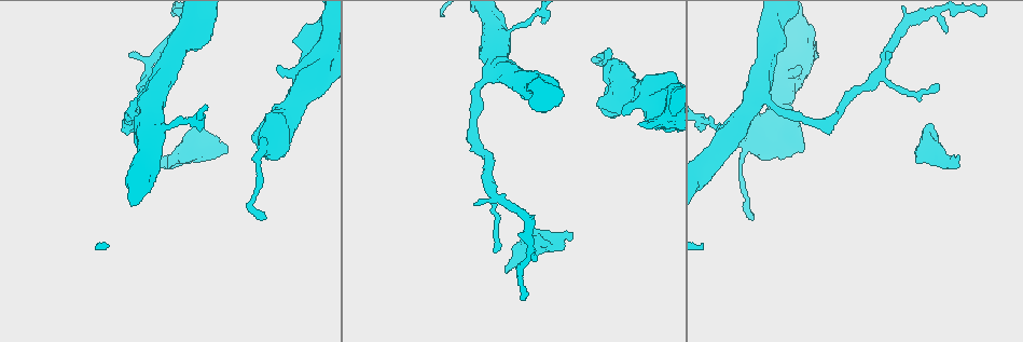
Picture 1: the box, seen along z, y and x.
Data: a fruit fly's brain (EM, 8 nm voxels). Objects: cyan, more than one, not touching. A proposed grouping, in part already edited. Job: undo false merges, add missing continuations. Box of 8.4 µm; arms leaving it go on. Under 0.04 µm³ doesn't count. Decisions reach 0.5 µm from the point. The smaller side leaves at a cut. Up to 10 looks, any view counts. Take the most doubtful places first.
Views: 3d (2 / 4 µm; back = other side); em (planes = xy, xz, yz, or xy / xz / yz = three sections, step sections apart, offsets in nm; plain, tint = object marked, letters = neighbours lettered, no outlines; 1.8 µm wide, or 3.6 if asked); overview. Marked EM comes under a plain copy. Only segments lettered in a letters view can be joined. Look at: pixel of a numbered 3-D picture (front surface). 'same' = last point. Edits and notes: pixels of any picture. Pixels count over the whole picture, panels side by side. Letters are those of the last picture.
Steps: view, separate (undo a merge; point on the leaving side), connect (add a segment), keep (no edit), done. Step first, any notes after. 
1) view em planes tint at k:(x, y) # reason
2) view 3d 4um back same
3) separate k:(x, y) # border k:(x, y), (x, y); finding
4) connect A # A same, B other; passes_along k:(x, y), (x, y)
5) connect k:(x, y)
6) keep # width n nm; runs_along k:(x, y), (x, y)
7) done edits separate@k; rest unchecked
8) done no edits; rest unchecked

view em 3.6um xz step 4 letters at 1:(571, 235) # free end

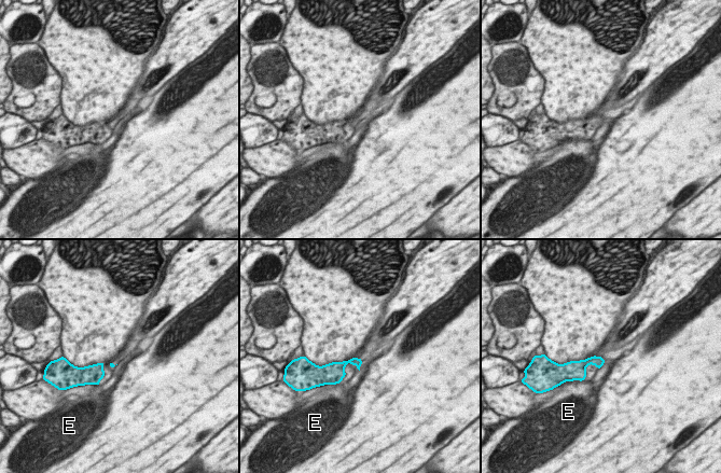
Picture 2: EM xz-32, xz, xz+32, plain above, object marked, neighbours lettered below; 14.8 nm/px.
view em 3.6um yz step 8 letters same # cut it another way

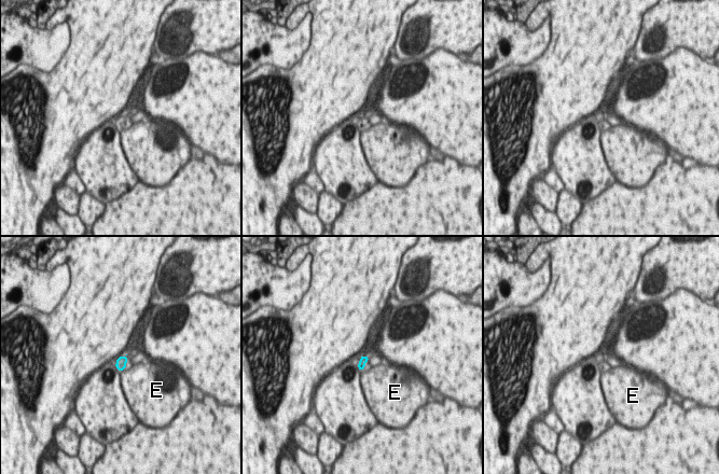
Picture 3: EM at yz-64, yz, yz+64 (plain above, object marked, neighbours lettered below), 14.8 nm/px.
keep # E other; border 3:(123, 368), (120, 372); none of them fits

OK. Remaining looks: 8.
view 3d 4um at 1:(504, 272) # an open end

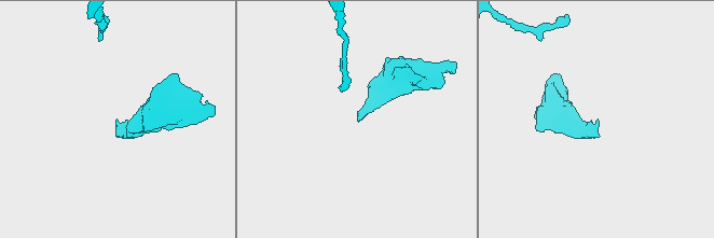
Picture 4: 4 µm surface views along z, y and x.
view em planes letters at 4:(118, 134) # need the tissue

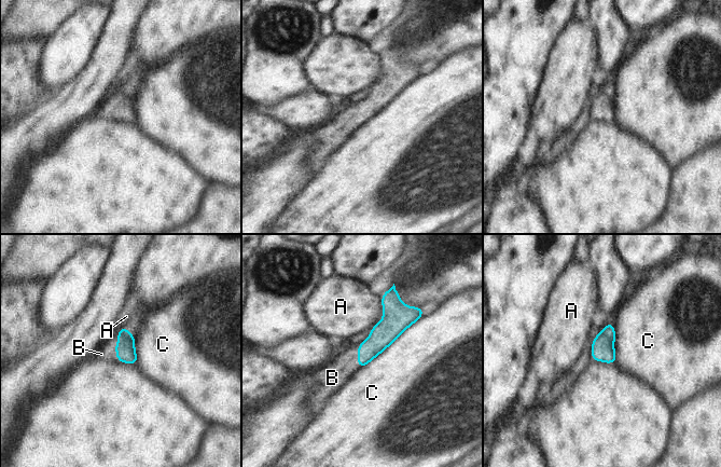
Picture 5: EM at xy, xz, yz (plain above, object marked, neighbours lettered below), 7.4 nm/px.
connect B # A other, B same, C other; passes_along 5:(379, 339), (358, 364), (332, 378); the cell continues

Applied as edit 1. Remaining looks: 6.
view 3d 4um at 1:(623, 112)

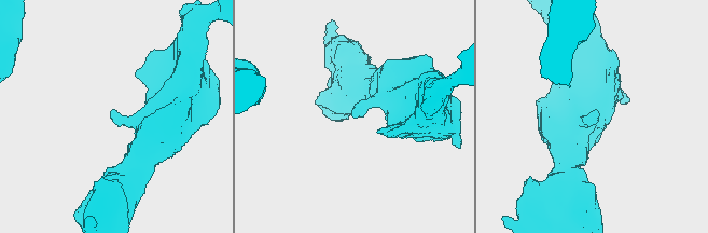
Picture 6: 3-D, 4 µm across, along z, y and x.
view em planes letters at 6:(351, 114) # now the EM

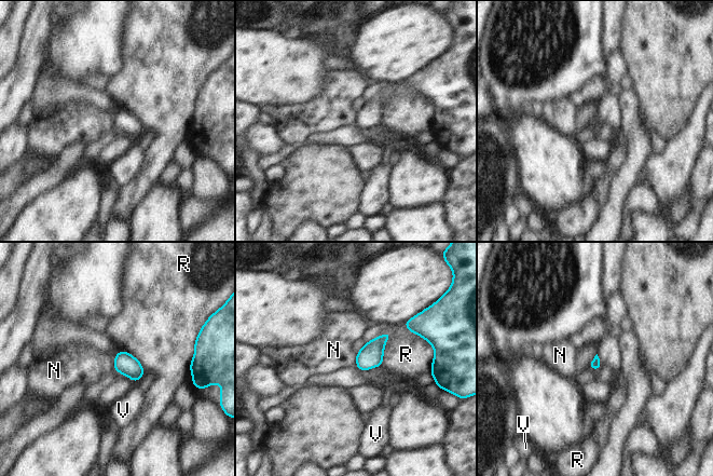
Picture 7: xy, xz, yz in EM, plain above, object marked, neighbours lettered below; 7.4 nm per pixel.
keep # N other, R other, V other; border 7:(113, 357), (114, 369); none of them fits

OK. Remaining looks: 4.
view 3d 2um at 1:(264, 217) # thin end

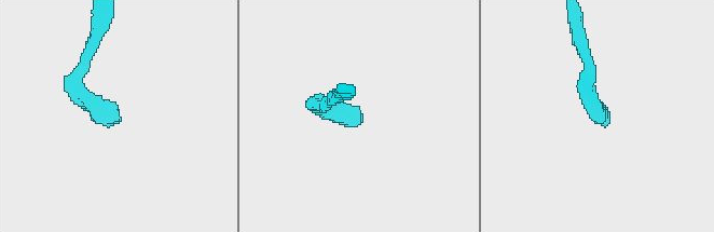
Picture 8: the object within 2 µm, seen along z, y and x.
view em planes letters at 8:(121, 117)

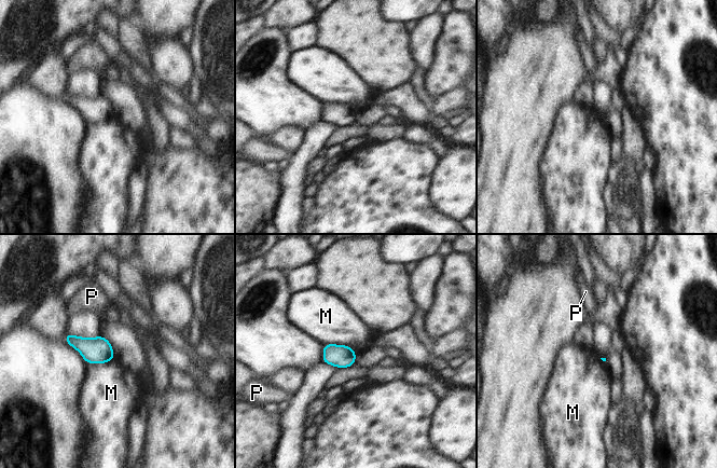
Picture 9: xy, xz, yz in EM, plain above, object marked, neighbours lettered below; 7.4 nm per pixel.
keep # longest_contact M 260 nm; M other, P other; border 9:(323, 343), (345, 344), (356, 352); none of them fits

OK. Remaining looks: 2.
done edits connect@5; rest unchecked

